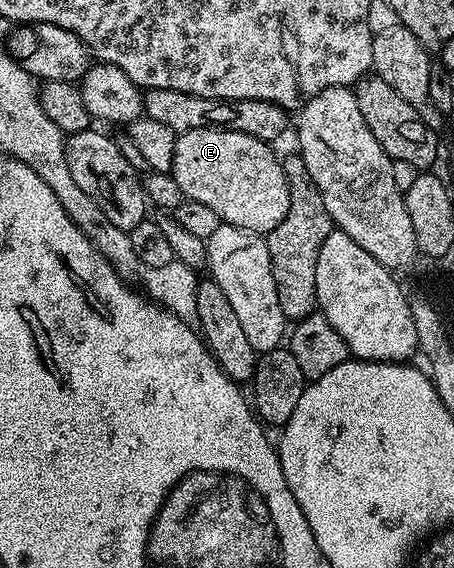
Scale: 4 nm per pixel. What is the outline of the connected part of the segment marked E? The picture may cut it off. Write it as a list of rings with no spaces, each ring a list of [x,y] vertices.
[[[224,127],[189,129],[178,132],[175,136],[173,165],[169,174],[177,181],[184,197],[201,201],[201,205],[213,209],[213,213],[217,213],[222,222],[266,236],[267,232],[277,229],[277,225],[285,221],[285,213],[289,213],[291,200],[291,190],[280,156],[275,156],[271,150],[272,144],[262,143],[257,137],[249,137],[249,133],[226,131]]]

